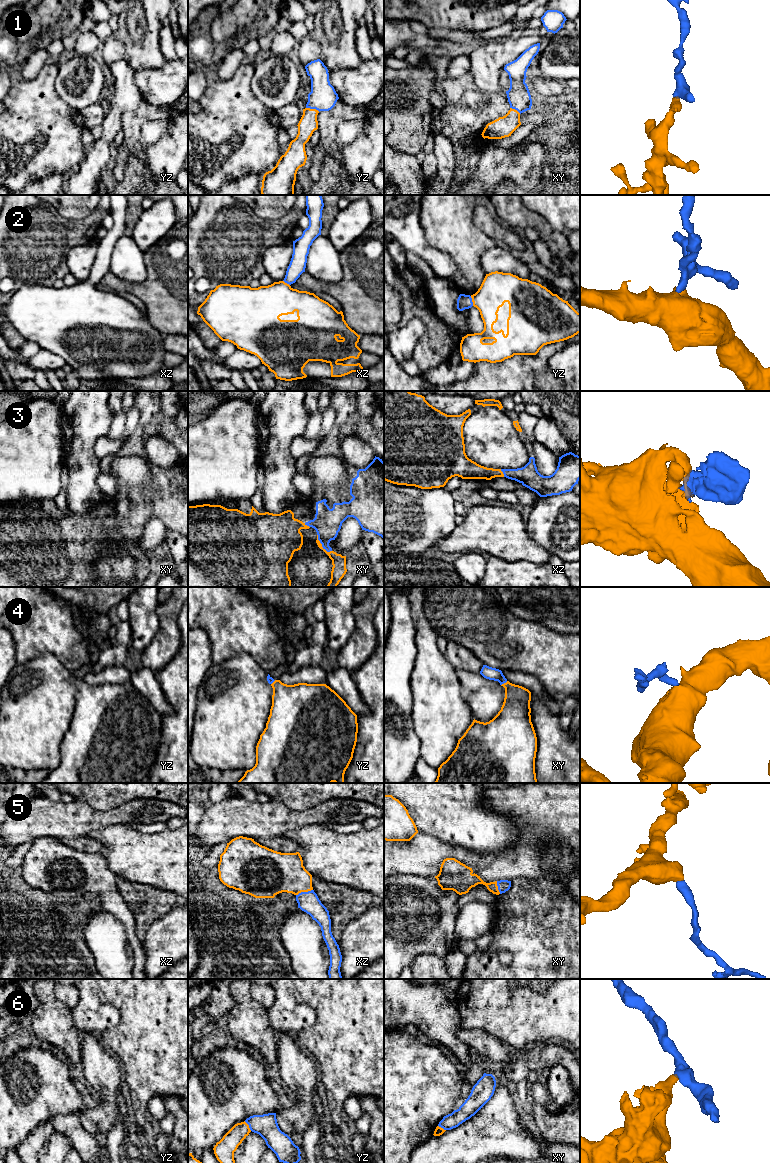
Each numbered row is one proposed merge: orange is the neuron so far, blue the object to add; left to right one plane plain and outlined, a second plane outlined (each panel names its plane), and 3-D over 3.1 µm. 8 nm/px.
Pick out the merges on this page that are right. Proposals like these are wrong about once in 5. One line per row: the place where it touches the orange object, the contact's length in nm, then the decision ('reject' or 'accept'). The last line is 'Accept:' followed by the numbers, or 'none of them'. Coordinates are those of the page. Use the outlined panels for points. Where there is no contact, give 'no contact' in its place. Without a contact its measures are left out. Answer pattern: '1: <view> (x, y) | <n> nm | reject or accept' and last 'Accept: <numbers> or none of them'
1: yz (313, 109) | 120 nm | accept
2: yz (472, 301) | 80 nm | accept
3: xy (321, 545) | 180 nm | accept
4: xy (504, 683) | 70 nm | accept
5: xz (304, 891) | 140 nm | accept
6: yz (248, 1126) | 100 nm | reject
Accept: 1, 2, 3, 4, 5

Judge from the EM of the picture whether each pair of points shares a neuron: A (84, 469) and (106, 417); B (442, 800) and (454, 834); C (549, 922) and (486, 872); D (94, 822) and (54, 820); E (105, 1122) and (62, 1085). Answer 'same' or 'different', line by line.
A: same
B: same
C: different
D: same
E: different

